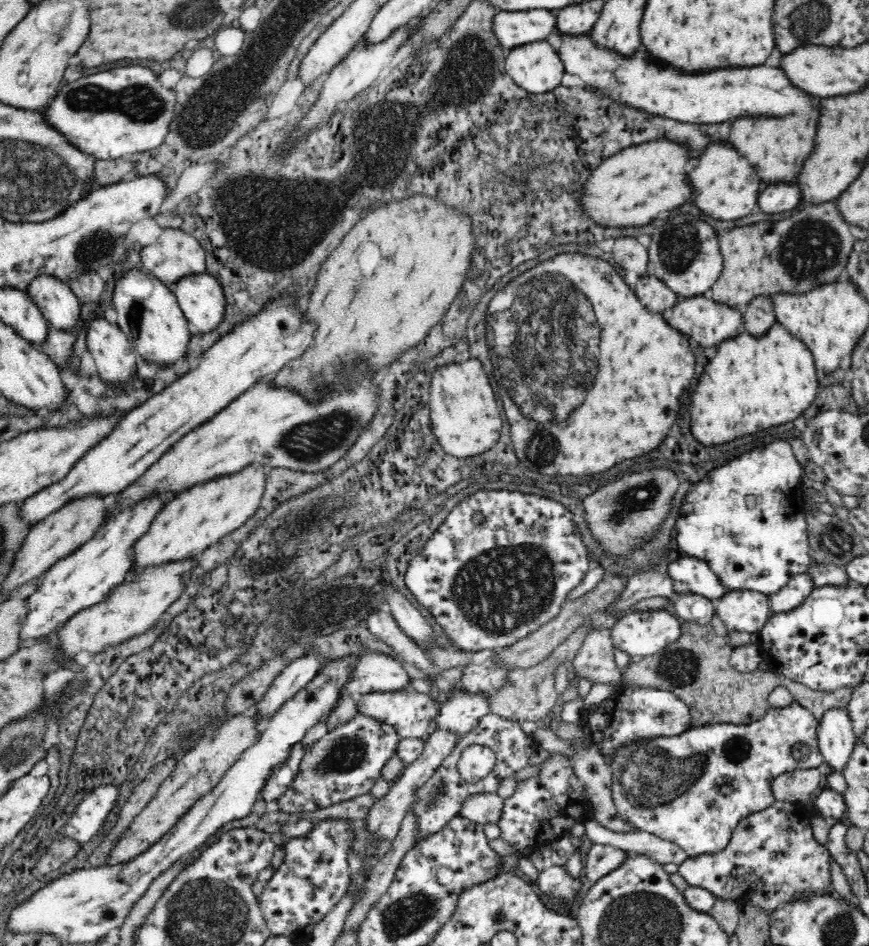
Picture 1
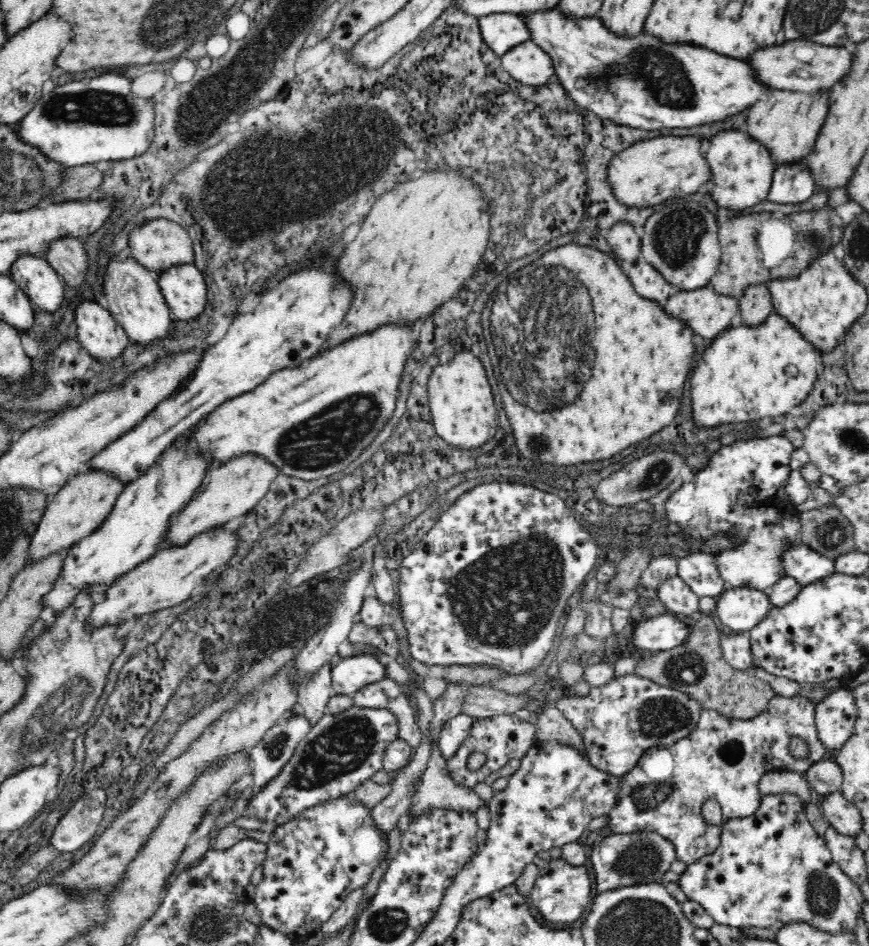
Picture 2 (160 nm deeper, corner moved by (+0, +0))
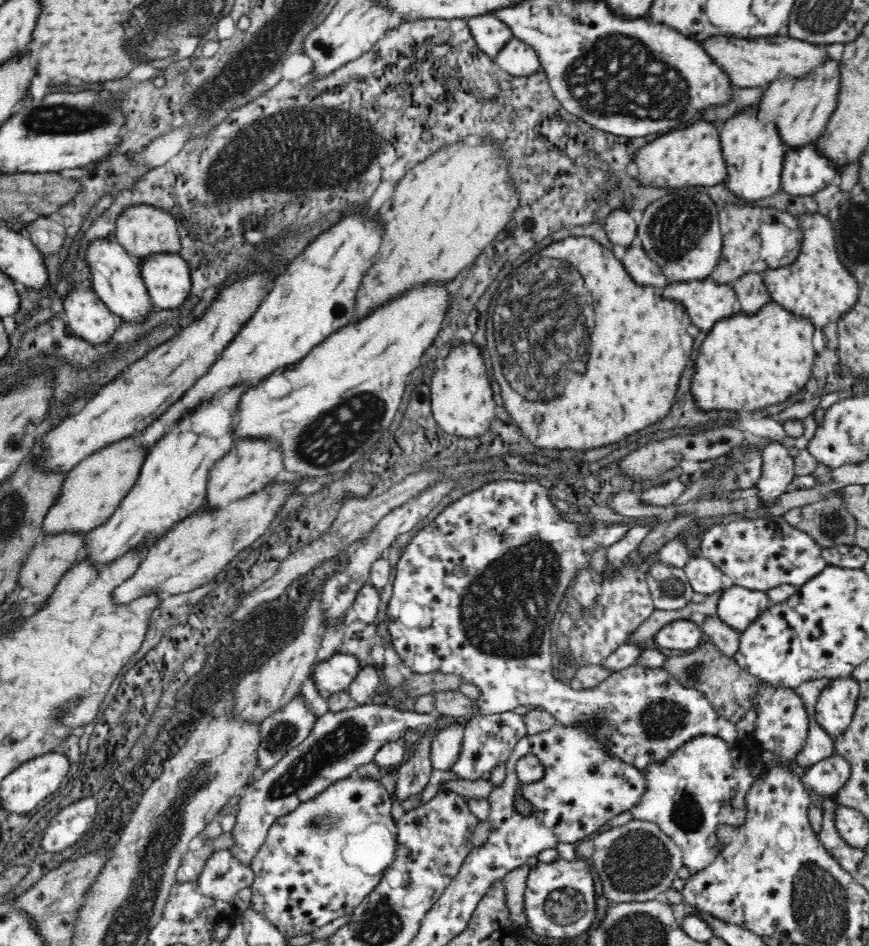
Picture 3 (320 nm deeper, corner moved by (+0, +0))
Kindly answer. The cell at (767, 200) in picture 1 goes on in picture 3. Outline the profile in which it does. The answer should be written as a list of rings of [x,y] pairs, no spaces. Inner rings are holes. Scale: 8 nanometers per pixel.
[[[816,144],[792,147],[784,156],[781,186],[784,191],[804,197],[830,185],[839,168],[824,154],[816,154]]]

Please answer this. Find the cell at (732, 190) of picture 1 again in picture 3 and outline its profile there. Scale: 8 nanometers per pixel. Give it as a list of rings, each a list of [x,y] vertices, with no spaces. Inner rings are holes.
[[[752,106],[730,116],[720,127],[720,145],[728,163],[725,184],[742,201],[756,201],[776,194],[782,188],[782,170],[786,147],[774,122],[758,120],[758,108]]]

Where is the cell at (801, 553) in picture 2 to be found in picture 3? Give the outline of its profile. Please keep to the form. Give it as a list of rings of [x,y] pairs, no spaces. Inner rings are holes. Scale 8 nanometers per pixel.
[[[768,515],[731,518],[720,524],[713,525],[710,530],[702,534],[700,543],[701,556],[709,558],[722,574],[732,580],[732,584],[752,590],[767,592],[779,584],[793,584],[795,587],[808,582],[816,576],[827,564],[820,554],[819,544],[806,532],[788,524],[780,516]]]

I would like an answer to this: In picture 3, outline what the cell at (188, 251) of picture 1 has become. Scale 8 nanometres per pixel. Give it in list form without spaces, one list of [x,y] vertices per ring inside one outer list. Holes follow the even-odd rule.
[[[140,204],[133,205],[118,212],[116,216],[116,230],[114,240],[120,243],[129,255],[139,260],[150,254],[169,252],[177,254],[180,250],[180,235],[176,229],[176,221],[171,214],[154,206]]]

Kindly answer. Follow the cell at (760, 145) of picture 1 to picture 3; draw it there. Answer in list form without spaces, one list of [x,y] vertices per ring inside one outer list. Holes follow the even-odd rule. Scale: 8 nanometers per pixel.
[[[826,58],[820,66],[816,66],[816,70],[810,70],[808,74],[804,74],[804,78],[798,78],[796,84],[788,78],[774,82],[766,90],[766,94],[760,102],[760,114],[758,114],[760,120],[764,120],[764,116],[774,118],[786,150],[810,144],[816,138],[819,139],[826,124],[828,124],[828,120],[830,120],[830,116],[832,116],[832,112],[836,110],[836,98],[840,94],[841,86],[838,62],[832,58]]]

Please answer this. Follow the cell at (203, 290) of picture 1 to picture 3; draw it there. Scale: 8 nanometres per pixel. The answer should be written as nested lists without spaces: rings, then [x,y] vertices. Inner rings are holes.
[[[162,252],[137,260],[146,291],[158,308],[178,308],[190,294],[188,264],[178,254]]]

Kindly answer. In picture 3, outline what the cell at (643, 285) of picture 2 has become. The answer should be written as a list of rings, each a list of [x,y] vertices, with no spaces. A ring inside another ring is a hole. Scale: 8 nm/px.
[[[630,244],[626,247],[622,264],[626,266],[626,270],[630,272],[630,276],[634,278],[636,284],[654,286],[654,288],[662,290],[668,282],[656,262],[648,256],[648,253],[641,246]]]

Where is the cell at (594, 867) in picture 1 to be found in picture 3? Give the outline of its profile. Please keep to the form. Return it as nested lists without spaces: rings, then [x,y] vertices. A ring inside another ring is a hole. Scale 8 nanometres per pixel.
[[[632,819],[623,826],[615,826],[598,834],[592,841],[594,853],[589,862],[600,874],[604,897],[607,897],[611,904],[652,902],[658,894],[665,893],[672,886],[672,882],[676,880],[676,872],[685,866],[680,847],[654,822]]]

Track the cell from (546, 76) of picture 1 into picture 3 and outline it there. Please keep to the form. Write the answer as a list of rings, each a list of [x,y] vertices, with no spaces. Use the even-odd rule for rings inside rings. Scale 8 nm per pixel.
[[[514,36],[502,46],[494,60],[504,72],[512,76],[528,76],[541,68],[536,51]]]

